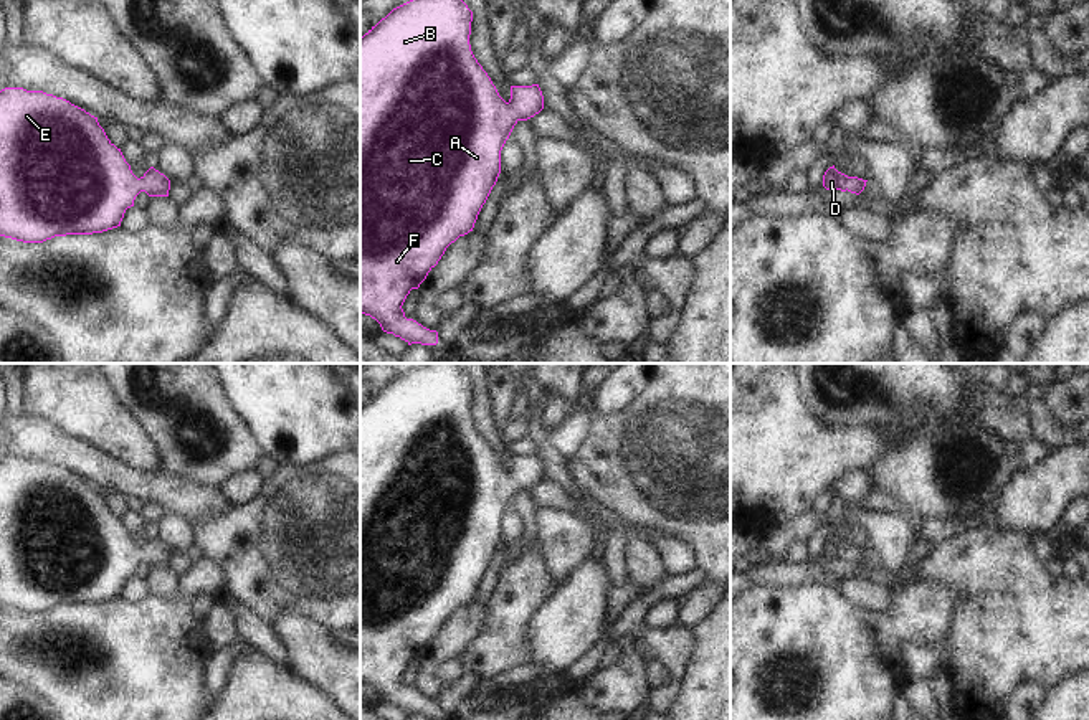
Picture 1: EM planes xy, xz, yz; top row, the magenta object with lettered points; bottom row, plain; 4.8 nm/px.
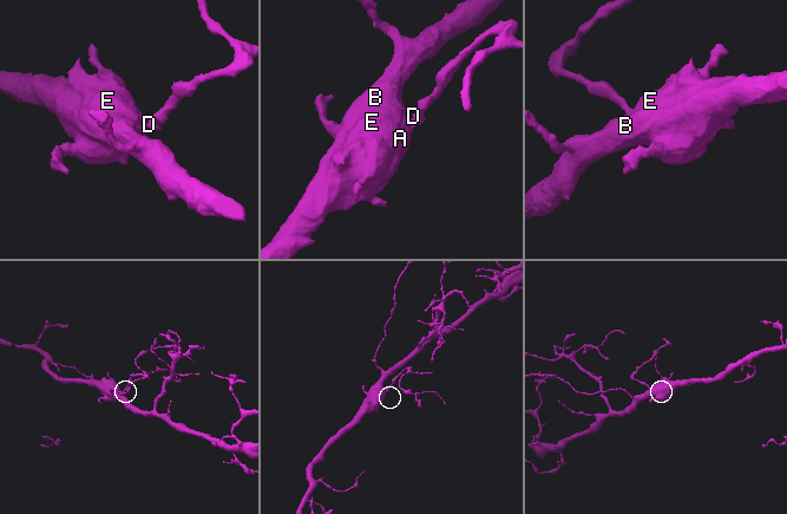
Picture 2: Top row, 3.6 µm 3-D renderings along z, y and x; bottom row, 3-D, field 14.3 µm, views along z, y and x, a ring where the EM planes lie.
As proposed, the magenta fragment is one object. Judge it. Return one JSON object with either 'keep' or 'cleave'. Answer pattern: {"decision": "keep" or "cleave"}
{"decision": "keep"}

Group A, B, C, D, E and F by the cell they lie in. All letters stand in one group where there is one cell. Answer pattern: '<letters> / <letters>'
A B C D E F

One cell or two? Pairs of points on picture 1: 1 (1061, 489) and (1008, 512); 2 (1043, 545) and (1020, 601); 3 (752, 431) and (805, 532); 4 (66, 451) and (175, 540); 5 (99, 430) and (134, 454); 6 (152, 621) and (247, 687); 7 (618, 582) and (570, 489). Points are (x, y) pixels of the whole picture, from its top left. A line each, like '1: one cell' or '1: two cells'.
1: one cell
2: two cells
3: two cells
4: two cells
5: one cell
6: two cells
7: one cell

